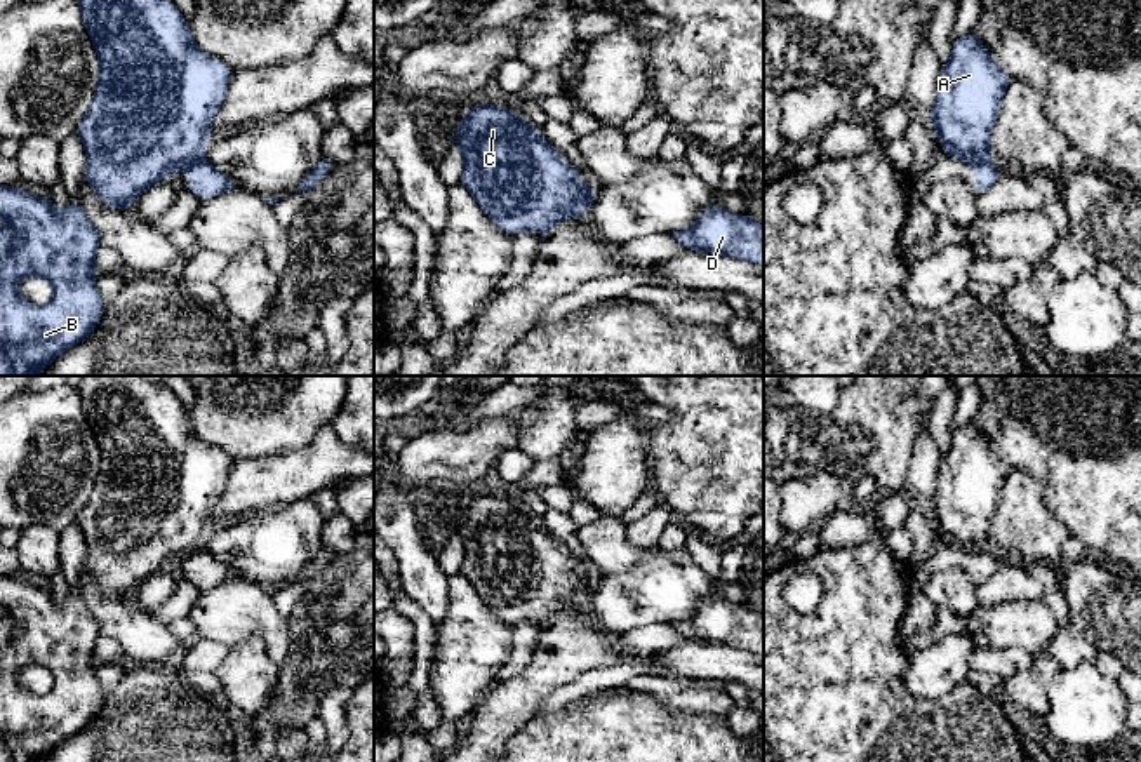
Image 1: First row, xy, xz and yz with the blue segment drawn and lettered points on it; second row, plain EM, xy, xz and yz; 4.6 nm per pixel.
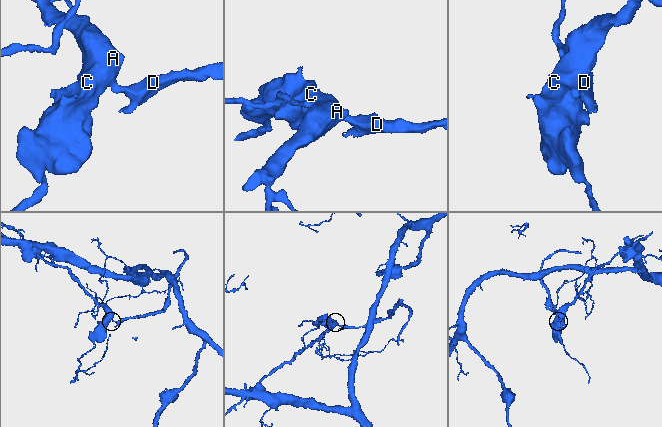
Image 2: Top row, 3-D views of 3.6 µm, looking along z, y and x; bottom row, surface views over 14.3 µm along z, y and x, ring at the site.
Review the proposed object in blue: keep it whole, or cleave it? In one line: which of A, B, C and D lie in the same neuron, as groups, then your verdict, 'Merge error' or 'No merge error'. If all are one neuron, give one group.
Groups: A B C / D. Merge error

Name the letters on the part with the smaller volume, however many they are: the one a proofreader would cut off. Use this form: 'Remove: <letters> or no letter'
Remove: D

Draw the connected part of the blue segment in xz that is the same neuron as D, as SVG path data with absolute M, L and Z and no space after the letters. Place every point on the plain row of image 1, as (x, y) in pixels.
M717 592L704 597L691 618L673 625L687 640L764 654L764 612L751 611L746 604L731 604Z

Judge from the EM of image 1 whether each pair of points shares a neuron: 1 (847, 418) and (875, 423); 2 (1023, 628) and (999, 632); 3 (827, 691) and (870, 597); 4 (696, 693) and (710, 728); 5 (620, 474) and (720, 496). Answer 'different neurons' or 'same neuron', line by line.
1: same neuron
2: same neuron
3: same neuron
4: different neurons
5: different neurons

